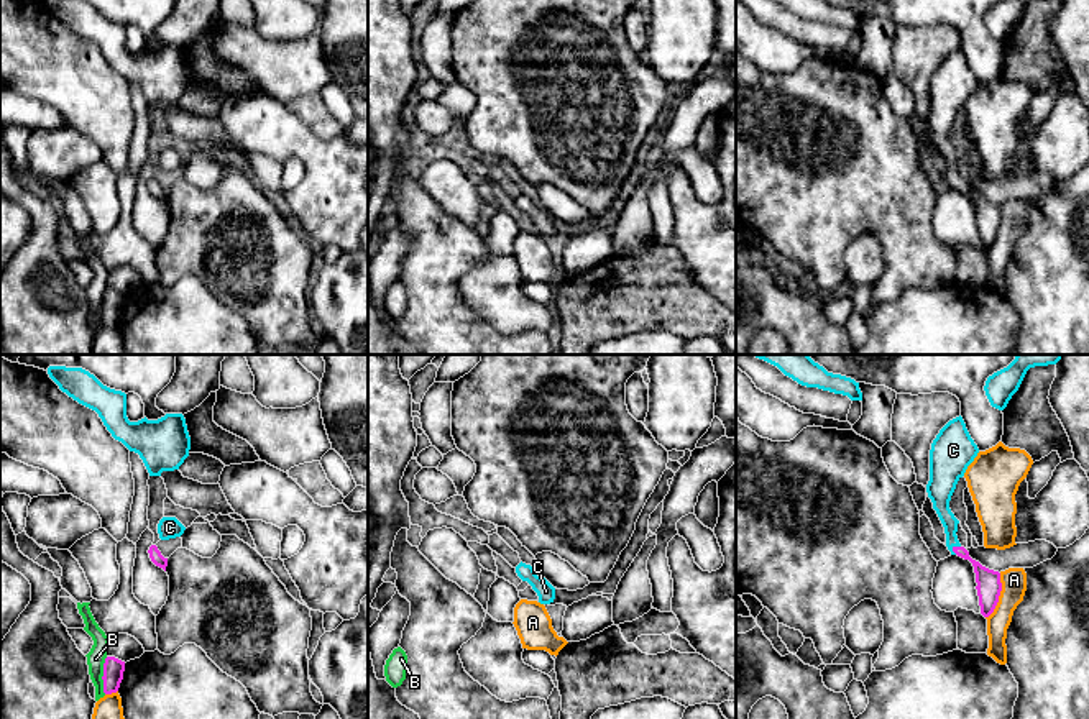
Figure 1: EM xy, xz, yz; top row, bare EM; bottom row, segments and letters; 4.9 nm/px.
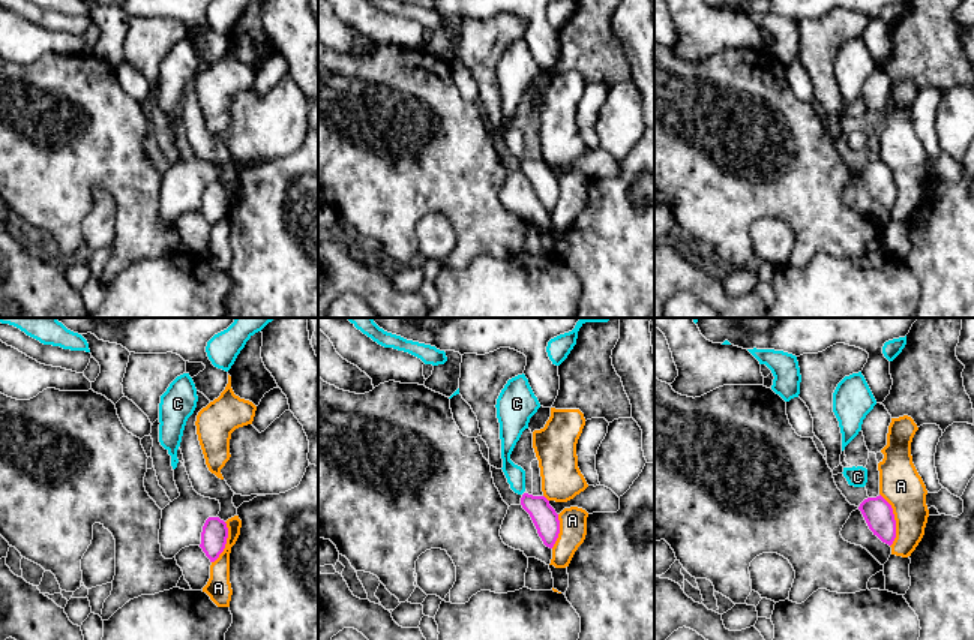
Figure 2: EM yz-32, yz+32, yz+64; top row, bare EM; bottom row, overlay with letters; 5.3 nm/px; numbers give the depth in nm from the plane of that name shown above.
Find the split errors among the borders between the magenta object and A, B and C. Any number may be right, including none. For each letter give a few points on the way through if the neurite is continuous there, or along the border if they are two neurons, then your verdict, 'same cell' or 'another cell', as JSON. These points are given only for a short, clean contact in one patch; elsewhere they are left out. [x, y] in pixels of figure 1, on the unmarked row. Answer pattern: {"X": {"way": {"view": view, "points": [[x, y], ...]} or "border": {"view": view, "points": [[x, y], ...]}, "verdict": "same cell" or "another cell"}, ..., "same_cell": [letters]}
{"A": {"verdict": "another cell"}, "B": {"border": {"view": "xy", "points": [[107, 289], [102, 299], [104, 325]]}, "verdict": "another cell"}, "C": {"way": {"view": "yz", "points": [[989, 217], [978, 199], [955, 179], [941, 130]]}, "verdict": "same cell"}, "same_cell": ["C"]}

